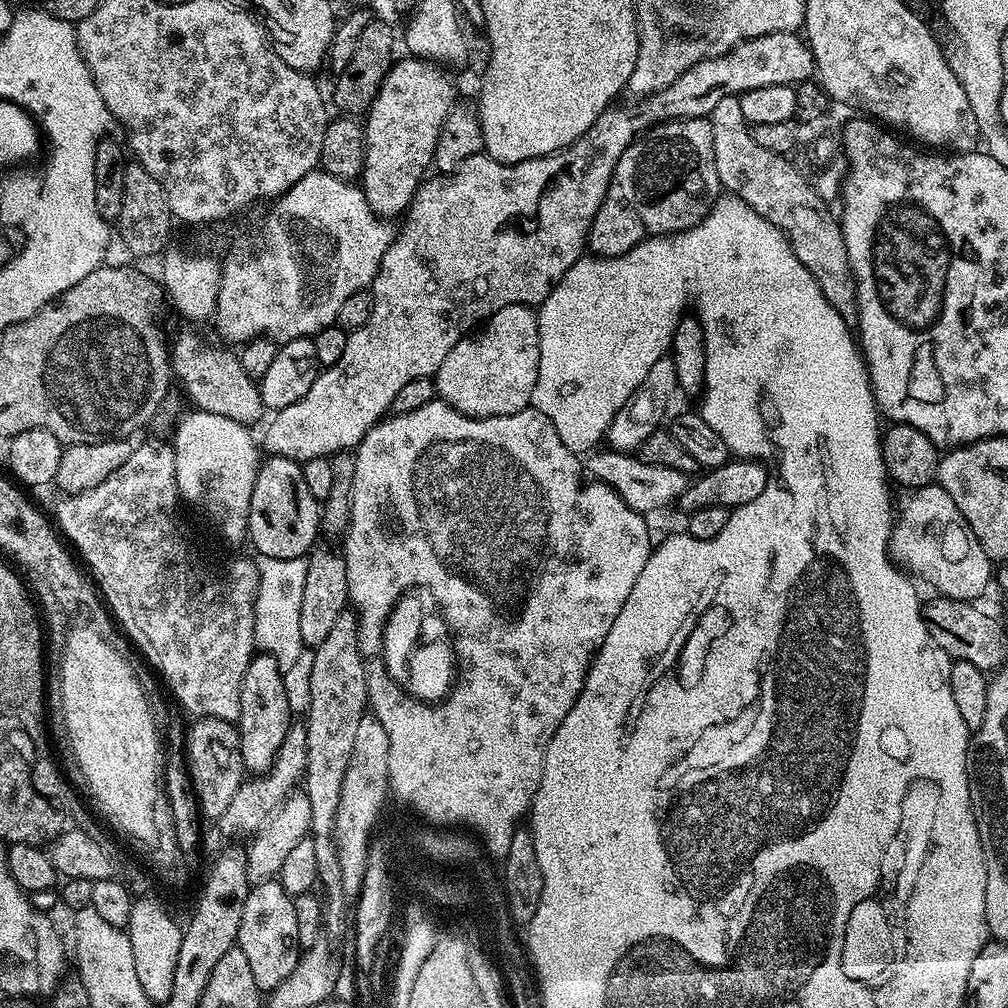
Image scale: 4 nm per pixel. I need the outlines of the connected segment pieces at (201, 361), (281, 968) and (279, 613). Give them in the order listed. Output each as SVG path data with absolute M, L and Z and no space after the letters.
M196 332L178 333L170 340L172 376L184 383L185 394L196 403L193 405L199 411L222 414L222 418L230 418L230 422L252 426L250 424L266 412L260 389L257 381L250 379L246 370L242 370L239 355L224 348L211 348Z
M279 879L253 883L242 906L242 922L238 926L238 947L250 961L250 971L261 993L271 993L288 978L300 963L302 929L298 926L298 914L294 914L294 899L289 896Z
M260 556L256 560L258 578L258 590L256 591L256 617L254 618L254 638L256 648L263 655L272 656L274 662L278 662L281 670L292 668L299 661L299 656L306 652L306 643L302 636L302 628L299 625L301 613L302 592L305 589L308 561L305 557L298 558L266 558Z

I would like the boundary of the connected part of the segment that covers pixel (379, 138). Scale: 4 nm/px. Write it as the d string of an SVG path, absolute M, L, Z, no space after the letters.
M419 58L397 59L389 68L374 102L369 106L364 130L364 170L362 173L362 191L370 210L381 218L399 217L407 209L415 196L417 188L425 179L424 171L432 164L432 155L436 149L436 139L448 117L448 111L457 103L456 84L447 67L431 60Z

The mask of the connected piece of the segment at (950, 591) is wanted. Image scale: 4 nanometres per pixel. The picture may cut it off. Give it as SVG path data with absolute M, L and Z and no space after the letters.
M935 482L915 489L909 496L912 497L905 502L901 512L899 509L892 526L890 555L893 561L907 569L913 577L921 576L926 583L933 584L941 596L948 596L951 600L979 601L979 596L988 588L988 579L991 576L993 579L994 564L982 550L978 538L974 538L974 534L968 531L968 523L958 506L954 506L954 500Z

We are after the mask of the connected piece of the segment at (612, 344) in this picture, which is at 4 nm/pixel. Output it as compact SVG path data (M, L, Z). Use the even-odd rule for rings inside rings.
M721 194L716 197L712 208L691 228L673 232L670 236L650 236L642 243L633 246L629 252L623 252L621 256L592 254L589 255L589 260L587 258L577 260L575 266L556 283L554 290L539 304L536 312L540 361L538 382L534 386L531 407L546 414L546 418L550 418L554 430L558 430L558 438L566 442L570 451L577 454L591 453L597 447L595 444L605 439L614 414L618 414L618 410L622 410L624 403L638 390L650 366L669 351L675 326L682 317L685 311L683 308L687 306L688 300L696 300L694 312L700 319L707 339L705 354L707 380L703 388L705 396L699 401L701 404L698 412L730 444L733 457L743 458L746 454L752 454L760 440L768 440L768 448L770 448L770 430L774 424L784 424L784 440L792 440L792 448L800 448L800 440L808 440L798 456L808 456L808 448L812 448L814 456L832 456L832 448L864 448L864 440L878 440L876 400L872 397L872 385L868 383L866 365L854 339L853 331L851 334L848 330L849 321L838 314L838 310L834 310L830 302L826 302L826 294L822 294L814 274L810 274L810 270L806 270L806 266L798 262L798 258L791 250L790 242L784 236L784 232L778 230L778 226L774 226L766 218L758 215L742 198Z

